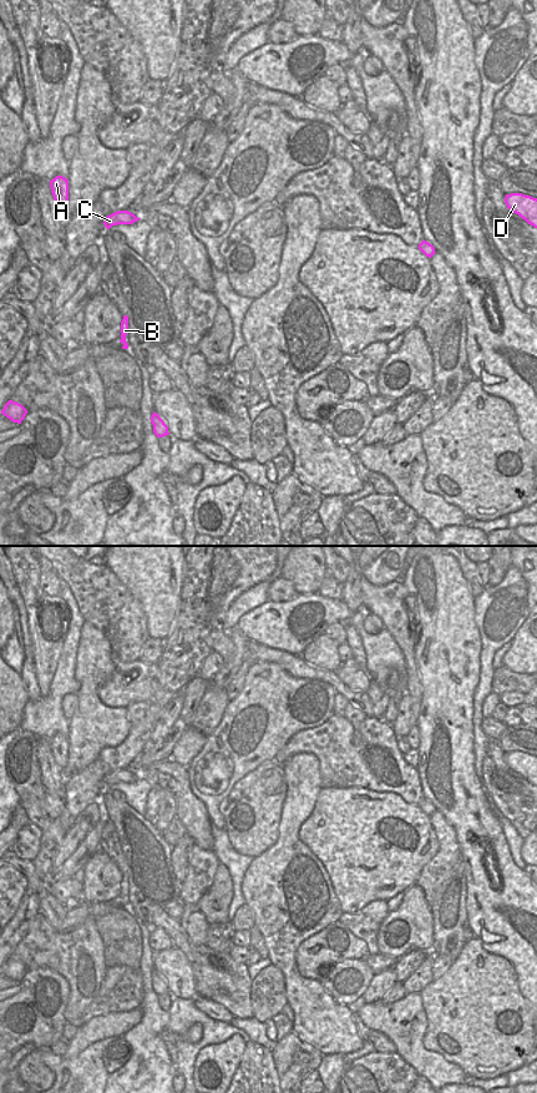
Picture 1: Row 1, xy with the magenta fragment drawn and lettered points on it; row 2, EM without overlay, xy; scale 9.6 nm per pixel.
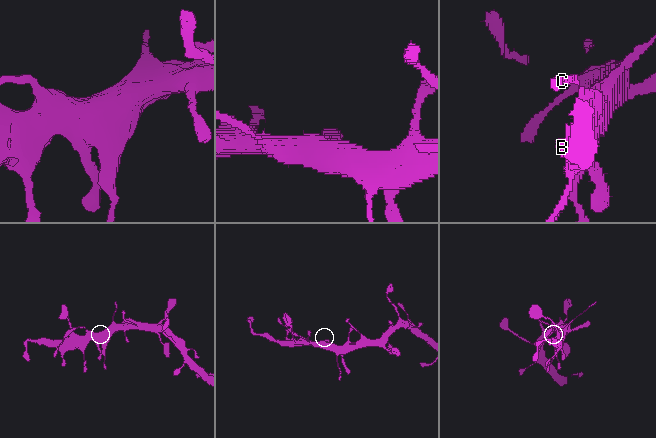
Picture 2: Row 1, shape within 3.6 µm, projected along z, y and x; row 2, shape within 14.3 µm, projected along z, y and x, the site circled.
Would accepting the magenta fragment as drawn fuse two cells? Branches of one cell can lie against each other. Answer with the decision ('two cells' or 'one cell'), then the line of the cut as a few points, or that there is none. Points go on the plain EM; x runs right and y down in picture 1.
two cells | xy (135, 774), (128, 782)

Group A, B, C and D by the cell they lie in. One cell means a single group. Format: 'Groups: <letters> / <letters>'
Groups: A B D / C.

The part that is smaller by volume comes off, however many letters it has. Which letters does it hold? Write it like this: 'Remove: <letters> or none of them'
Remove: C

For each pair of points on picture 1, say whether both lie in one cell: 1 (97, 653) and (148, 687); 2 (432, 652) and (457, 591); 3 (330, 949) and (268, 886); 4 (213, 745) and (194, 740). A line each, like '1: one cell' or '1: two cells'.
1: two cells
2: one cell
3: two cells
4: two cells

